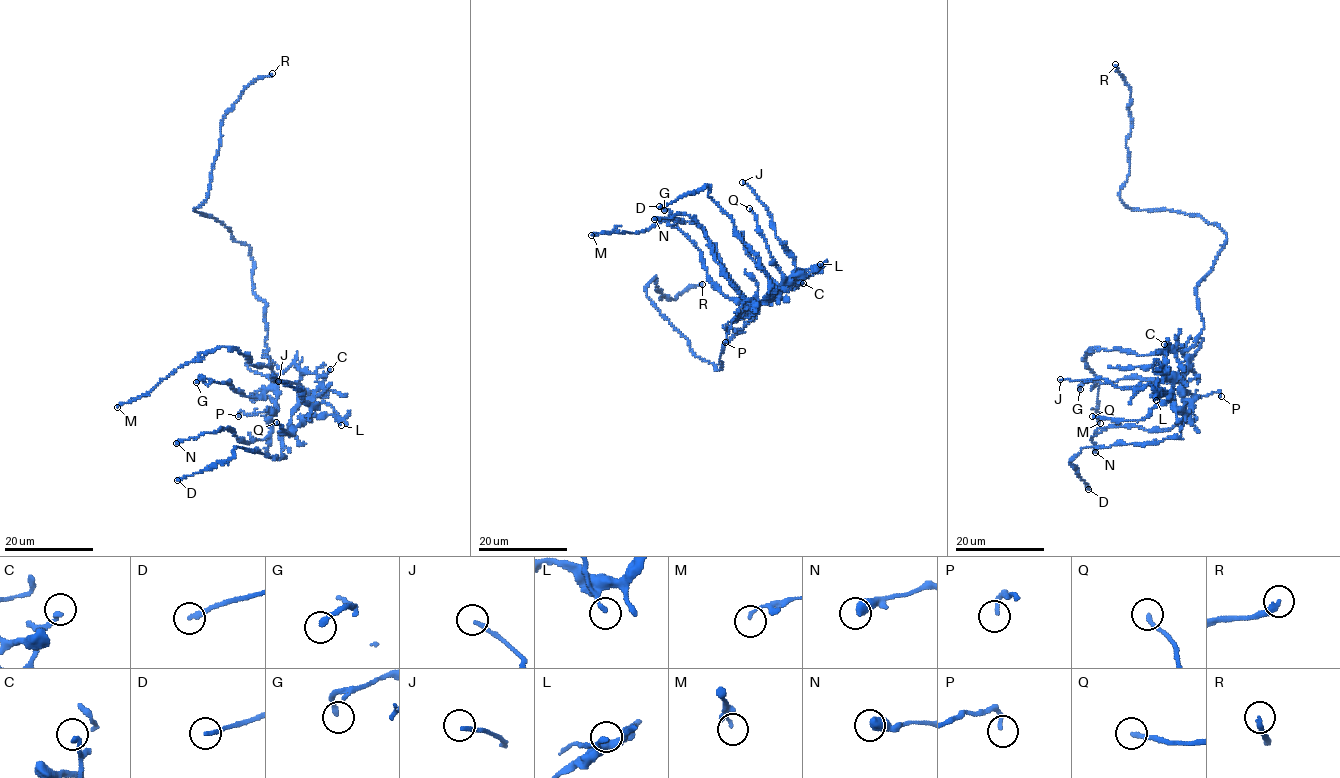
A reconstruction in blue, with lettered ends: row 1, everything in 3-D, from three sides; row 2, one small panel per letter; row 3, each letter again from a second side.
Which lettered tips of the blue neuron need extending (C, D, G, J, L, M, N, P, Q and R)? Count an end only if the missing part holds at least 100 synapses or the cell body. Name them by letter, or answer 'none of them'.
R

